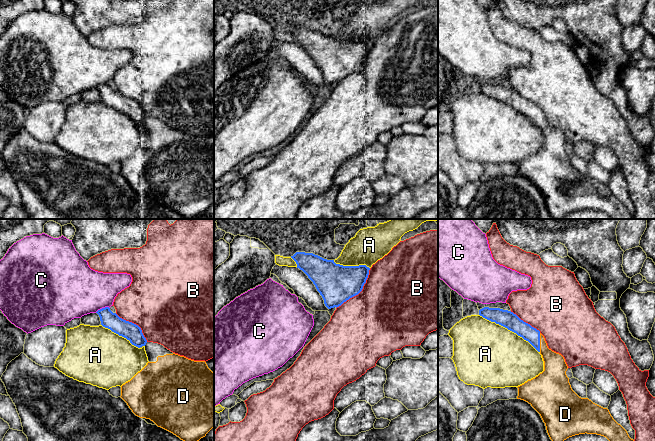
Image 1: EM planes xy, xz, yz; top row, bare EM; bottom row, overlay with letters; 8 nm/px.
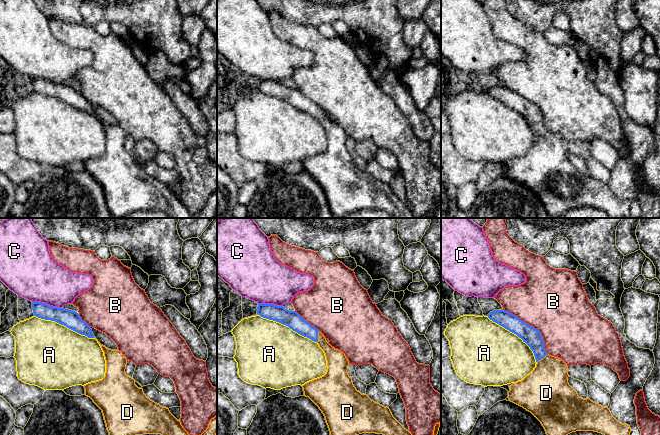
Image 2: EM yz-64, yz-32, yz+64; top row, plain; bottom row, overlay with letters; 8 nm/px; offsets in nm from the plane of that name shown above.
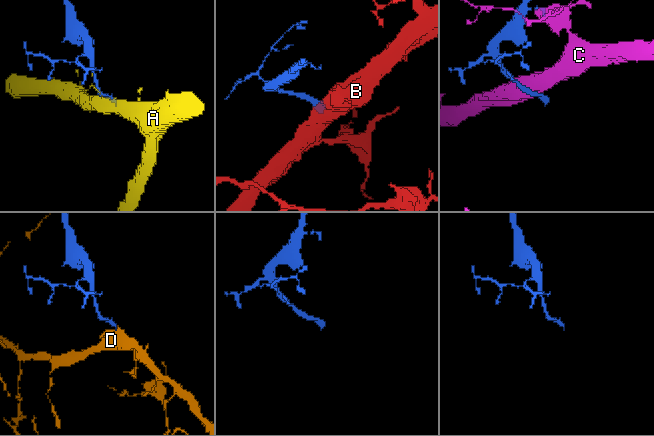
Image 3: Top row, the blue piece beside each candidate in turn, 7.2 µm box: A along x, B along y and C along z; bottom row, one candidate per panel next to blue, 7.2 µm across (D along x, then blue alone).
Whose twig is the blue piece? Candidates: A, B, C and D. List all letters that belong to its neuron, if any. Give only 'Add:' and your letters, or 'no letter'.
Add: D

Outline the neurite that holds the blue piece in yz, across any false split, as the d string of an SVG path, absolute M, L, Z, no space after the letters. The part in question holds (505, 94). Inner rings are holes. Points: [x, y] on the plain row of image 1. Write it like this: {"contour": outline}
{"contour": "M484 83L479 86L479 91L516 109L542 131L544 147L517 163L517 175L528 178L540 190L553 219L562 219L569 213L585 209L604 212L610 219L635 219L627 207L613 195L607 184L593 179L588 174L579 173L572 166L566 151L568 142L564 133L548 124L545 114L539 106L508 86Z"}

